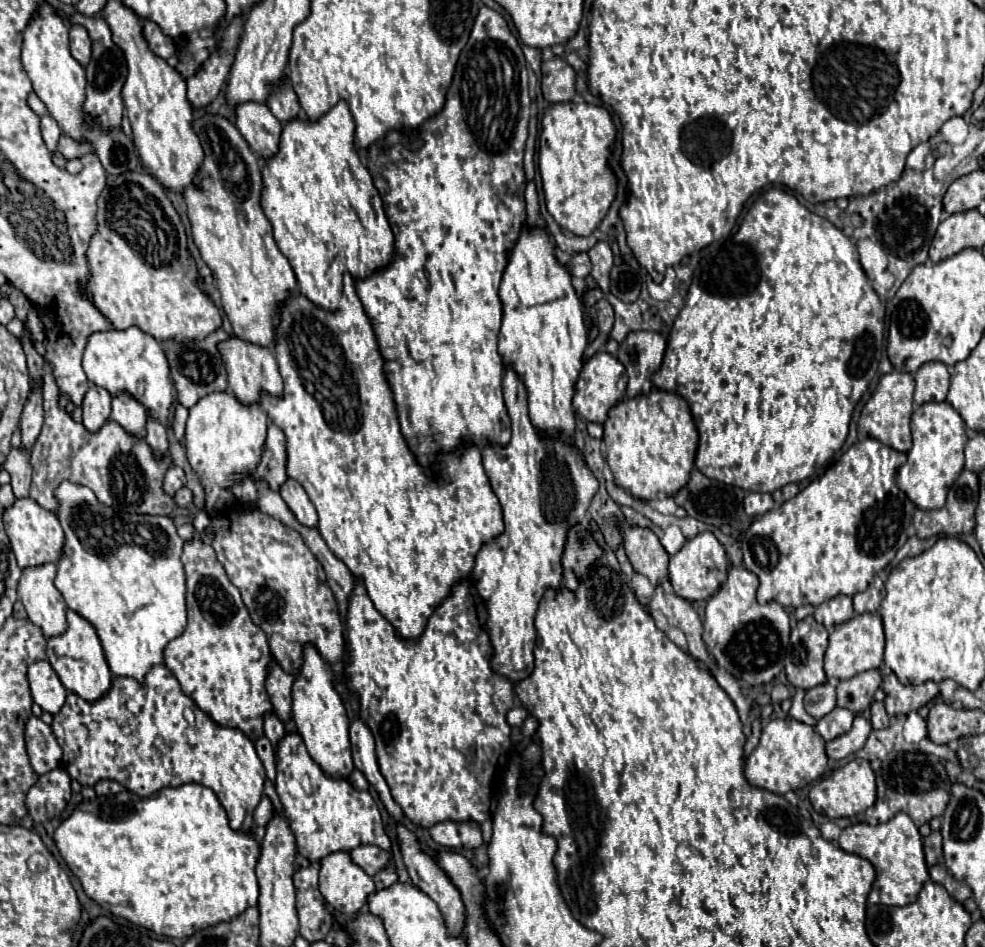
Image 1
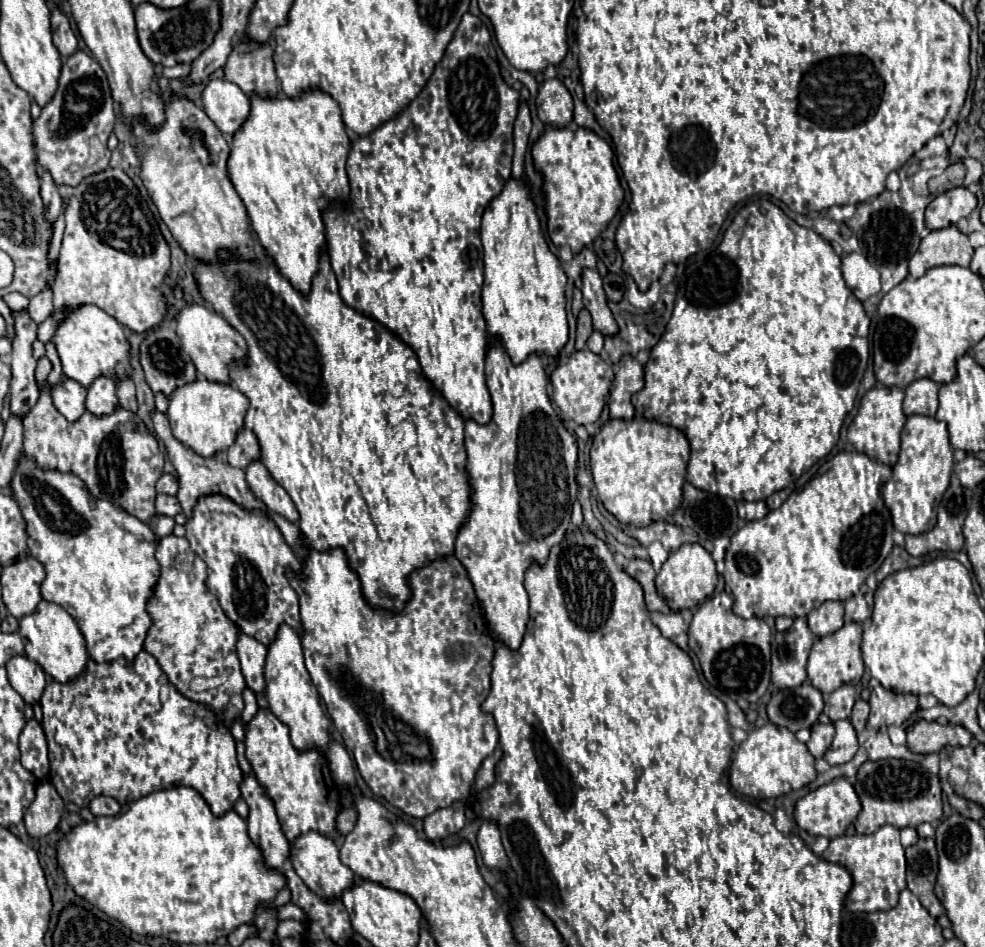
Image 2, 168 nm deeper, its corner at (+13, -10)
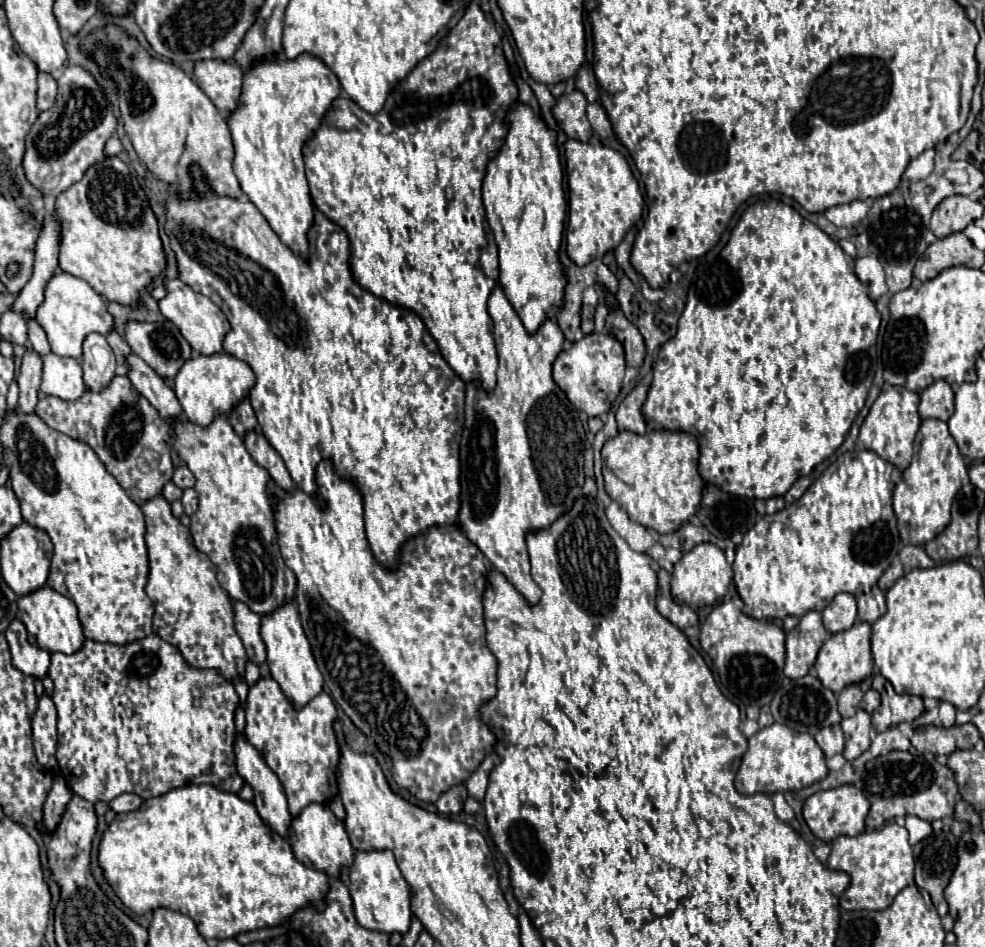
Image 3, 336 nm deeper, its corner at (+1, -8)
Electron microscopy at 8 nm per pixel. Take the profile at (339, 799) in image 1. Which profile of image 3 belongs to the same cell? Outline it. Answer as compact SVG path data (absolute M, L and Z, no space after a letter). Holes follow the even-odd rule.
M262 676L248 690L244 734L282 782L292 816L300 814L300 810L312 802L328 804L338 794L336 766L340 748L332 728L334 718L336 704L326 692L314 696L306 706L296 708L270 676Z

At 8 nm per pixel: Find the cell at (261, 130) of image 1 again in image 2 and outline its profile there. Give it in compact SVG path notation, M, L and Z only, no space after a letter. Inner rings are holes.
M210 80L202 94L204 112L222 134L232 138L250 116L250 98L228 80Z

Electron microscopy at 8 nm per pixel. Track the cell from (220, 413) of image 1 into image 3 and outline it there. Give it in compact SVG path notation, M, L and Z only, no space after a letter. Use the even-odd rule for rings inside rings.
M216 352L210 356L194 354L190 360L184 362L174 380L176 380L174 392L182 404L186 418L194 424L208 426L216 414L226 414L228 410L232 410L232 406L236 406L236 402L240 402L240 398L248 396L248 390L252 388L254 382L254 374L250 366L238 360L236 356Z

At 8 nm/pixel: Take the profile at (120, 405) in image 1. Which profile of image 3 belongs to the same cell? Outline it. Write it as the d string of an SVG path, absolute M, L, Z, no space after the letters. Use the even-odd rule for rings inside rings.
M88 334L82 344L84 384L92 390L102 390L116 374L116 356L102 334Z

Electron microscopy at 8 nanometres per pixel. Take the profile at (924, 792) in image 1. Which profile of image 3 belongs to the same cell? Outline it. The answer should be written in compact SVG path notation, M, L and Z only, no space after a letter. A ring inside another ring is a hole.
M888 752L866 764L864 796L872 804L866 816L866 826L874 830L888 820L904 818L906 814L914 814L928 822L952 816L956 794L956 780L948 766L942 766L936 760L920 754L914 756L910 752Z

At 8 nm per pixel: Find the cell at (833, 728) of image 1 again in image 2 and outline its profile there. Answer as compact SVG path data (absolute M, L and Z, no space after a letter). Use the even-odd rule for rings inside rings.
M814 724L812 736L806 742L806 746L814 758L822 758L824 752L830 748L832 738L834 738L834 724Z

